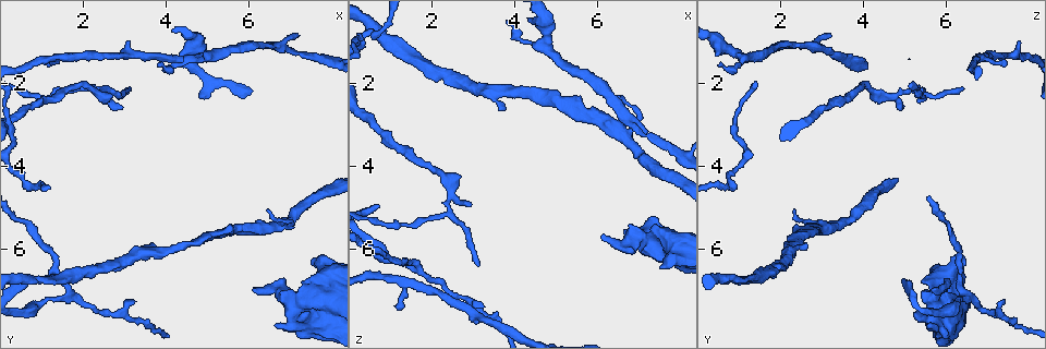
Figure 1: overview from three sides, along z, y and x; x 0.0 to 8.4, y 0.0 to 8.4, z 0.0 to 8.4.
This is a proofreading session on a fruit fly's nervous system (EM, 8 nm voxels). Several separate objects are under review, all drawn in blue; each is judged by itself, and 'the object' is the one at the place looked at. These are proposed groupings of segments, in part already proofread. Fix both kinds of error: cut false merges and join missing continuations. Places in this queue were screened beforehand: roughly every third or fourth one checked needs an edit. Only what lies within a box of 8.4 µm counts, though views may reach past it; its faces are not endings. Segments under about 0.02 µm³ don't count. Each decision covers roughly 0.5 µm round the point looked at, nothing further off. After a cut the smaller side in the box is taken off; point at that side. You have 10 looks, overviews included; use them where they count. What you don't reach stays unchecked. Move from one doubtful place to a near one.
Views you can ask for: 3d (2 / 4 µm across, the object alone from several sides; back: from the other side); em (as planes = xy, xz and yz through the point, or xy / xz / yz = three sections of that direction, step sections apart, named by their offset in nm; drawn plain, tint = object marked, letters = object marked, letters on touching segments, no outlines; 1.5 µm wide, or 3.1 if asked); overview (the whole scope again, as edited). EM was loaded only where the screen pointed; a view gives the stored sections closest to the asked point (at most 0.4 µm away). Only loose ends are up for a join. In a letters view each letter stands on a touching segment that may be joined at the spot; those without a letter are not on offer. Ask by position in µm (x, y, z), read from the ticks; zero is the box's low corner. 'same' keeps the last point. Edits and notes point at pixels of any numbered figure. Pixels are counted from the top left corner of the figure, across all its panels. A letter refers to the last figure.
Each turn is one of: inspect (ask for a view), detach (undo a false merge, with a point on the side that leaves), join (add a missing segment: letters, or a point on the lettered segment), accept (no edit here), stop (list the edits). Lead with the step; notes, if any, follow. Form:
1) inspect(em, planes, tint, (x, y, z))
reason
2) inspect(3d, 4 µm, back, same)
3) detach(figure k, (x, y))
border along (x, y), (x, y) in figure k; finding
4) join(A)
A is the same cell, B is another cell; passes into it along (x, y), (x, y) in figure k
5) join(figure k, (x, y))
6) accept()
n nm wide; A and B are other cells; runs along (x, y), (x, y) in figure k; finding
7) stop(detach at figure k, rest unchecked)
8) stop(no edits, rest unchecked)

inspect(em, yz, step 8, tint, (1.15, 1.60, 7.35))
thin end

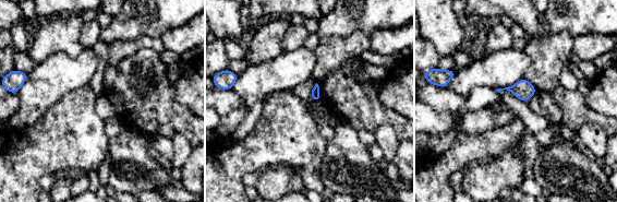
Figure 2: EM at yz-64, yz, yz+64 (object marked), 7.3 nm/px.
inspect(em, planes, letters, same)

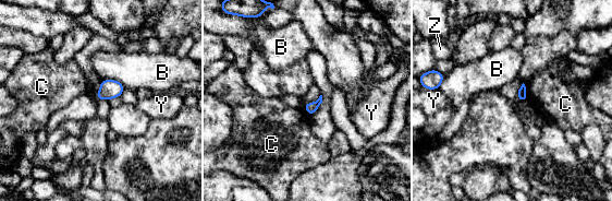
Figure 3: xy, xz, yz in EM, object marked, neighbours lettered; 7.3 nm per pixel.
accept()
B, C, Y and Z are other cells; border along (523, 83), (527, 101) in figure 3; none of them fits

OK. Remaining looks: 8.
inspect(em, planes, letters, (3.20, 7.30, 7.35))
free end

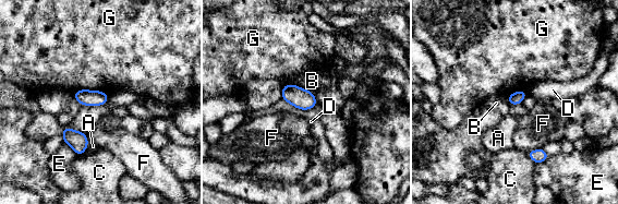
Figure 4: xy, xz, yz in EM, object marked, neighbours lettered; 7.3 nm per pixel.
accept()
A, B, C, D, E, F and G are other cells; border along (72, 93), (100, 90), (108, 95) in figure 4; no lettered segment goes on from it

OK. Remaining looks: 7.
inspect(3d, 2 µm, (6.10, 6.95, 5.65))
branch stops here

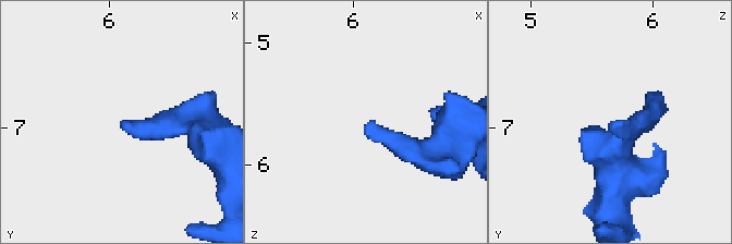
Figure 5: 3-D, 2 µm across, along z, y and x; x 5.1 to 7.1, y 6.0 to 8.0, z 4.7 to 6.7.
inspect(em, 3.1 µm, planes, letters, (6.12, 6.96, 5.66))
shape alone is not enough

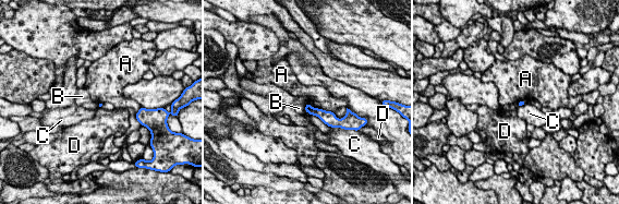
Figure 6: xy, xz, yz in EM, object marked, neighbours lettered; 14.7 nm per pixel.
accept()
A, B, C and D are other cells; none of them fits

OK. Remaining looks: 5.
inspect(em, xy, step 4, plain, (7.55, 6.40, 6.45))
free end

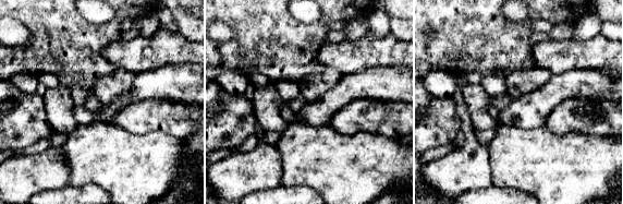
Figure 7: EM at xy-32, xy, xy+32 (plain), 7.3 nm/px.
inspect(em, xy, step 4, tint, same)
where the object lies

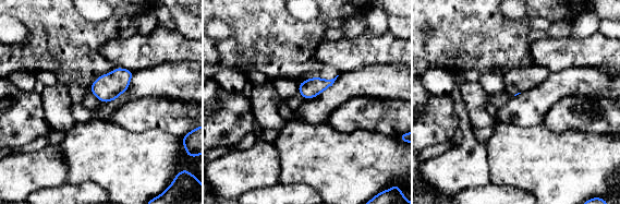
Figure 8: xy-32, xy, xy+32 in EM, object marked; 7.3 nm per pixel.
inspect(em, xy, step 4, letters, same)

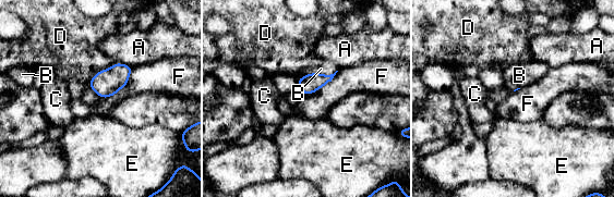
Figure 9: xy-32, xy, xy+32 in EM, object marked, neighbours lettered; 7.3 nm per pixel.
join(B)
F touches over 340 nm; B is the same cell, A, C, D, E and F are other cells; it goes on there

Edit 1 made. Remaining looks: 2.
stop(join at figure 9, rest unchecked)

